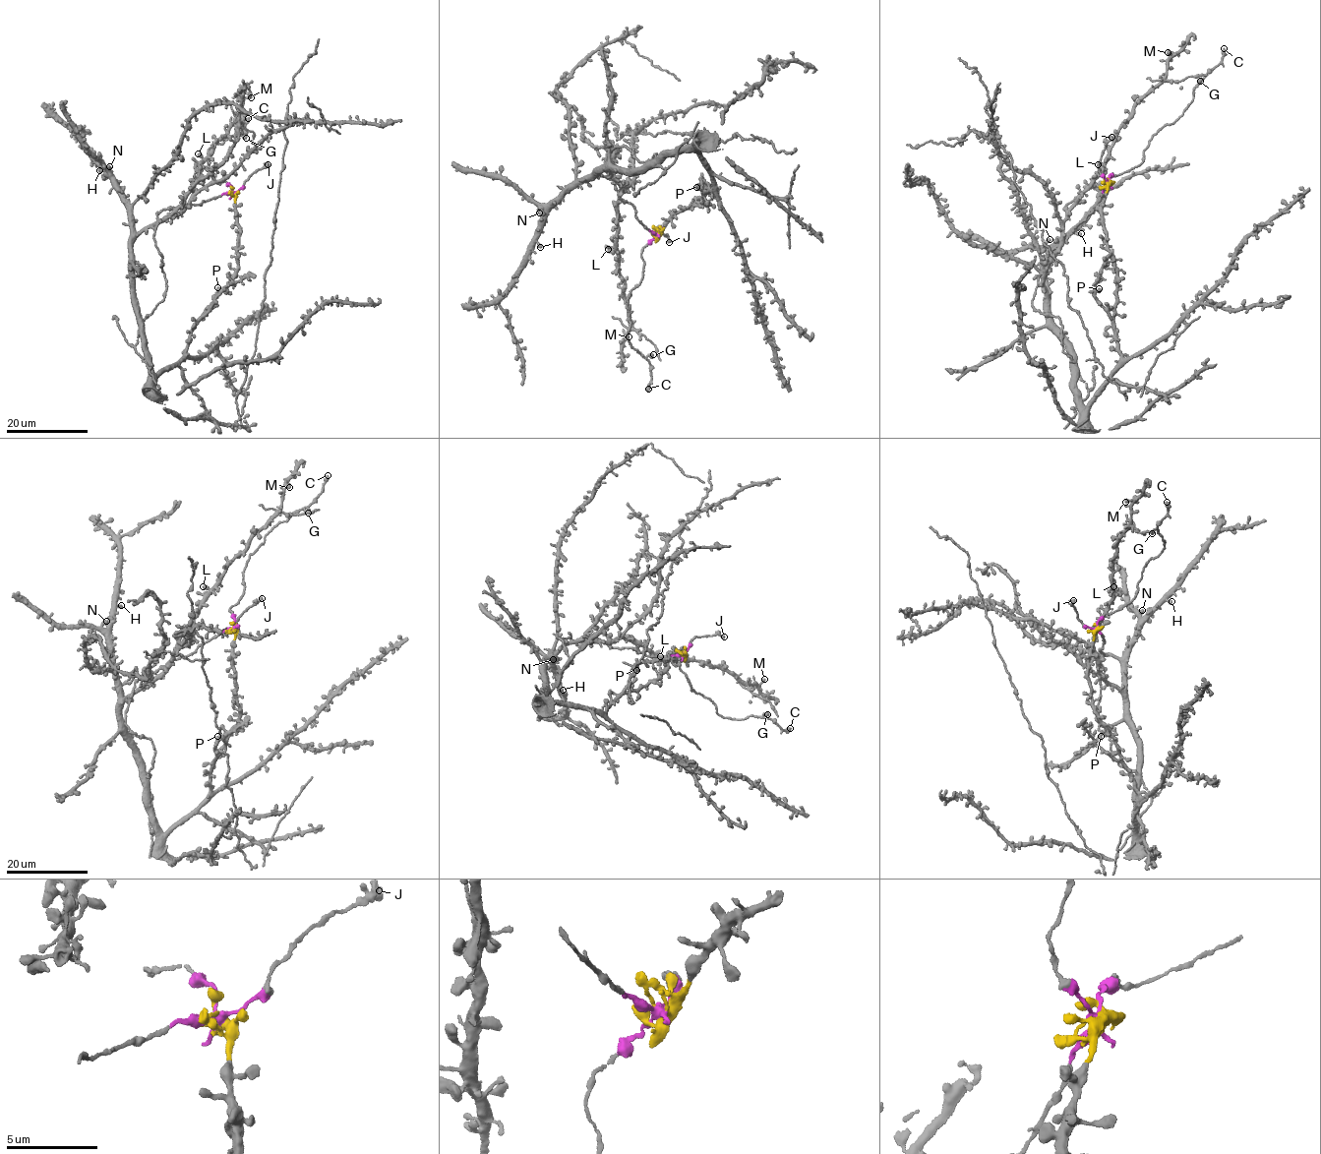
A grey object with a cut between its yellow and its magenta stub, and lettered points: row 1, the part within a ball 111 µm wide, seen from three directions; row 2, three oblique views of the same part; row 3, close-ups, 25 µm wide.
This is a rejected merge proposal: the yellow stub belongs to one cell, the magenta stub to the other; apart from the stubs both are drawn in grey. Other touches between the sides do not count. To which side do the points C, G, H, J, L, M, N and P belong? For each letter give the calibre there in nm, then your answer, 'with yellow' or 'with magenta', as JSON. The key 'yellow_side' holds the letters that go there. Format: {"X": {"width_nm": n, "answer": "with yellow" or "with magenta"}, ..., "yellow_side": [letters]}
{"C": {"width_nm": 550, "answer": "with magenta"}, "G": {"width_nm": 600, "answer": "with magenta"}, "H": {"width_nm": 440, "answer": "with yellow"}, "J": {"width_nm": 440, "answer": "with magenta"}, "L": {"width_nm": 500, "answer": "with yellow"}, "M": {"width_nm": 420, "answer": "with yellow"}, "N": {"width_nm": 440, "answer": "with yellow"}, "P": {"width_nm": 460, "answer": "with yellow"}, "yellow_side": ["H", "L", "M", "N", "P"]}

